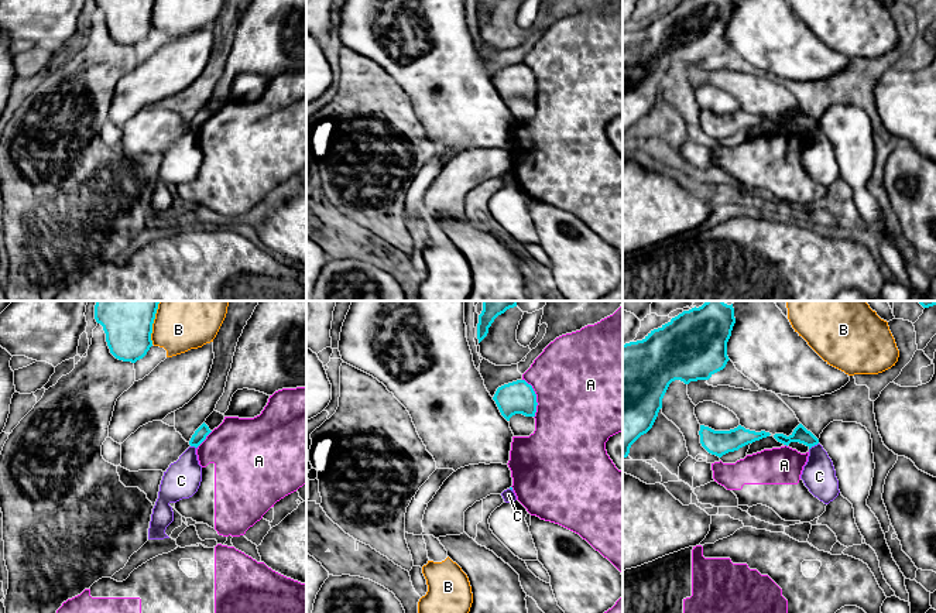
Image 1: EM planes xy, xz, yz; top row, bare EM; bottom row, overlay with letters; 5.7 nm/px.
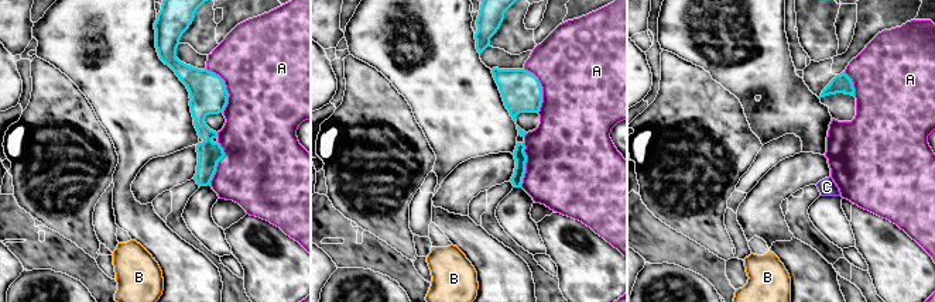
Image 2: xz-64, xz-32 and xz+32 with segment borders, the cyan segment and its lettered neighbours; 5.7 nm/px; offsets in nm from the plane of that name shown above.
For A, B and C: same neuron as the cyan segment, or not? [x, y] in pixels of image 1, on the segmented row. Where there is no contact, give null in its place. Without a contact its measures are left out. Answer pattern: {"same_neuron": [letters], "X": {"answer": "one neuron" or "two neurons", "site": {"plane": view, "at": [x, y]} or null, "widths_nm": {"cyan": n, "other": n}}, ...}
{"same_neuron": [], "A": {"answer": "two neurons", "site": {"plane": "xz", "at": [535, 397]}, "widths_nm": {"cyan": 190, "other": 500}}, "B": {"answer": "two neurons", "site": {"plane": "xy", "at": [153, 322]}, "widths_nm": {"cyan": 360, "other": 380}}, "C": {"answer": "two neurons", "site": {"plane": "yz", "at": [813, 445]}, "widths_nm": {"cyan": 90, "other": 190}}}

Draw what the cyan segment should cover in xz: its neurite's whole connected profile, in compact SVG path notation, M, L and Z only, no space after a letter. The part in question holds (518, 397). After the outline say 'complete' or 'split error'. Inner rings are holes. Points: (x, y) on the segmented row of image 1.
M517 380L498 387L493 400L507 421L515 414L535 417L536 394L525 380Z; complete

